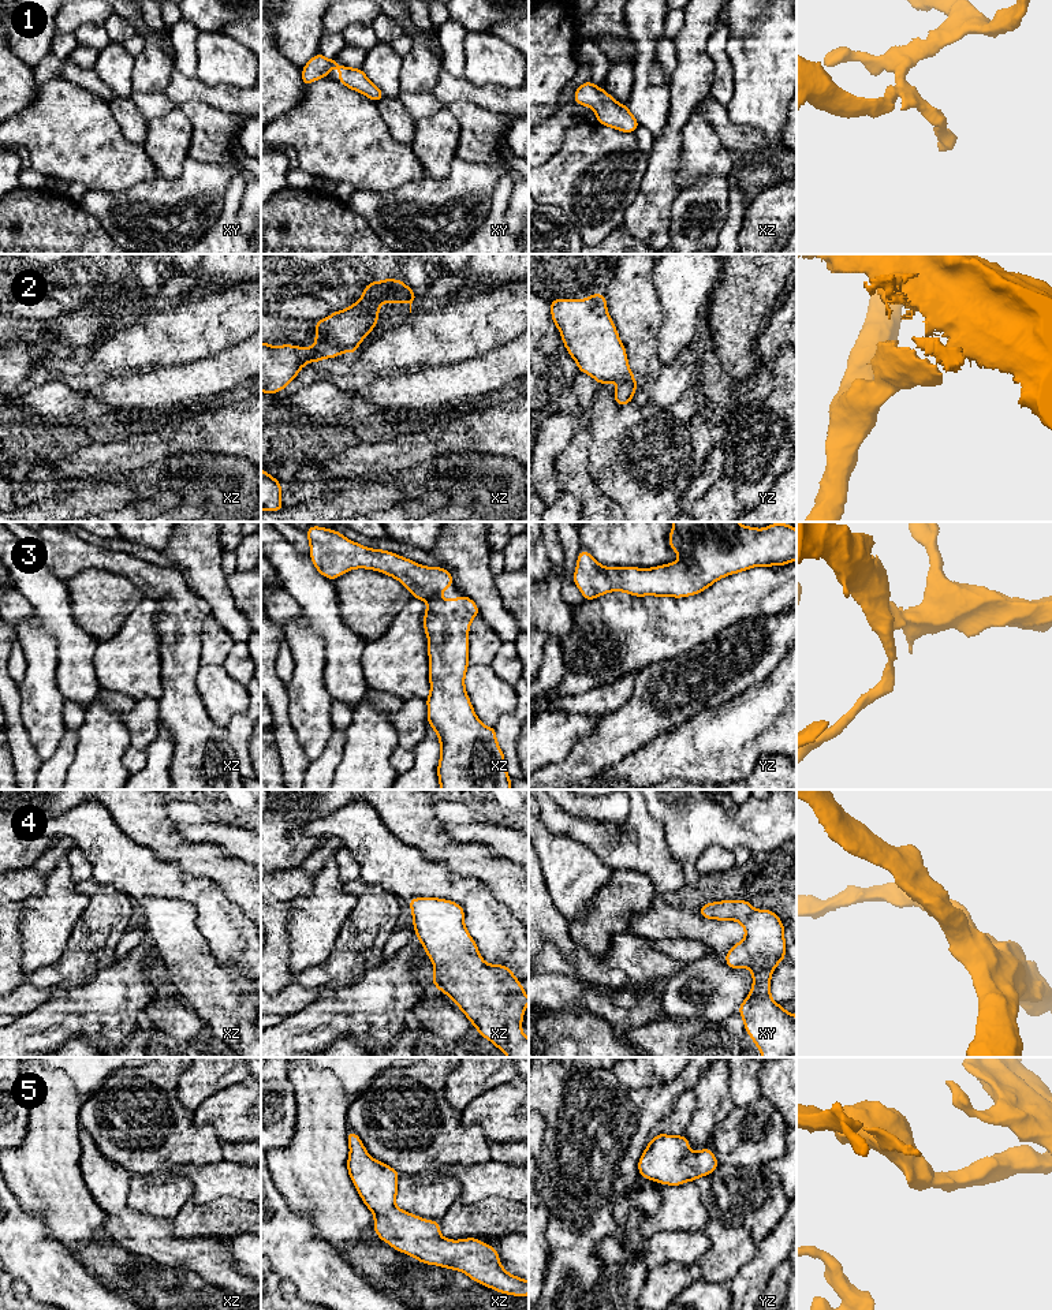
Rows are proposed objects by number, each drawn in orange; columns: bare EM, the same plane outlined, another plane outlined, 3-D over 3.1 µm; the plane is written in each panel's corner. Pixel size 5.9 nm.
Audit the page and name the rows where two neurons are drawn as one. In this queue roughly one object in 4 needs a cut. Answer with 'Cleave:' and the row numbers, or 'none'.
Cleave: none

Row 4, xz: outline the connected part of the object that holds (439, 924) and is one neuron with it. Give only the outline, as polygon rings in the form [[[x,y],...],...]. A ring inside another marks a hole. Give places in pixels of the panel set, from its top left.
[[[415,897],[407,902],[413,912],[415,936],[436,967],[430,979],[437,990],[444,992],[462,1009],[478,1033],[508,1057],[529,1057],[529,1038],[522,1033],[522,1020],[529,997],[508,966],[488,964],[480,956],[478,947],[465,926],[463,907],[452,900],[439,897]]]

